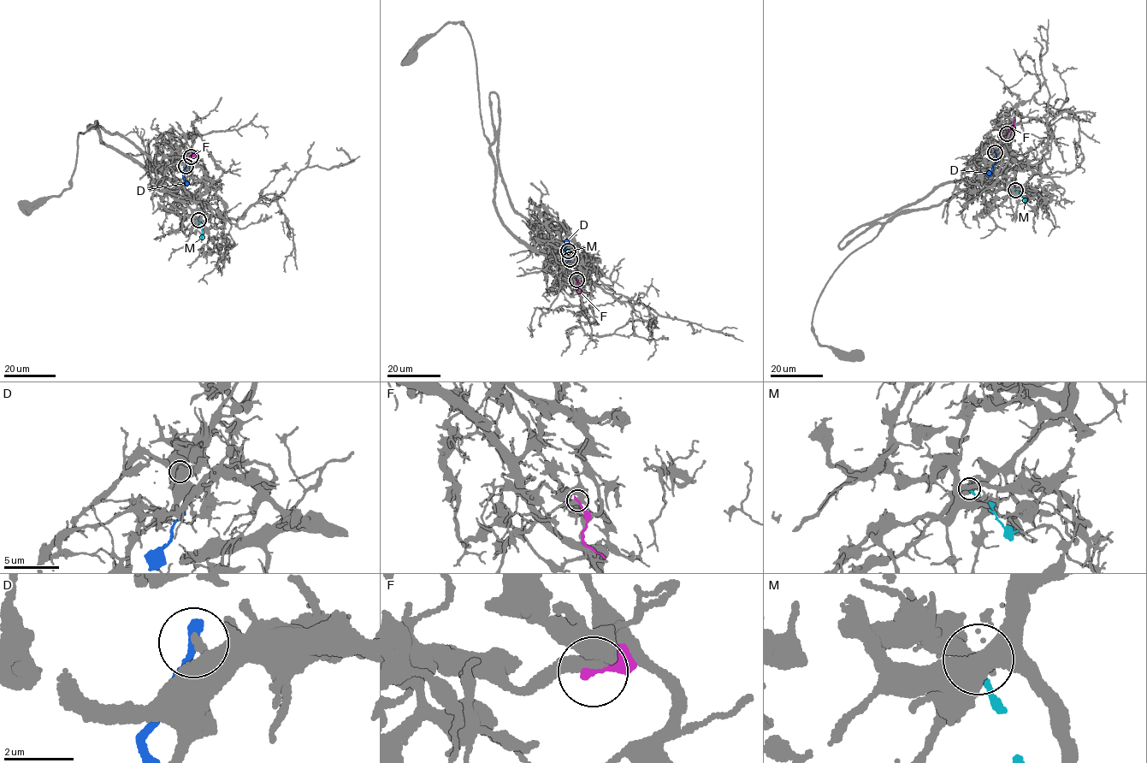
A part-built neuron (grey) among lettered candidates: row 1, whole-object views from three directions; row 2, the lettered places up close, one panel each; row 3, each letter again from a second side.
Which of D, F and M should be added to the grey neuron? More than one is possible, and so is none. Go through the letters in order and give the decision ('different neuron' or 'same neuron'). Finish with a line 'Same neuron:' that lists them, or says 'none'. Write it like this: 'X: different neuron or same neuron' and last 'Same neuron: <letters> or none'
D: different neuron
F: different neuron
M: different neuron
Same neuron: none

